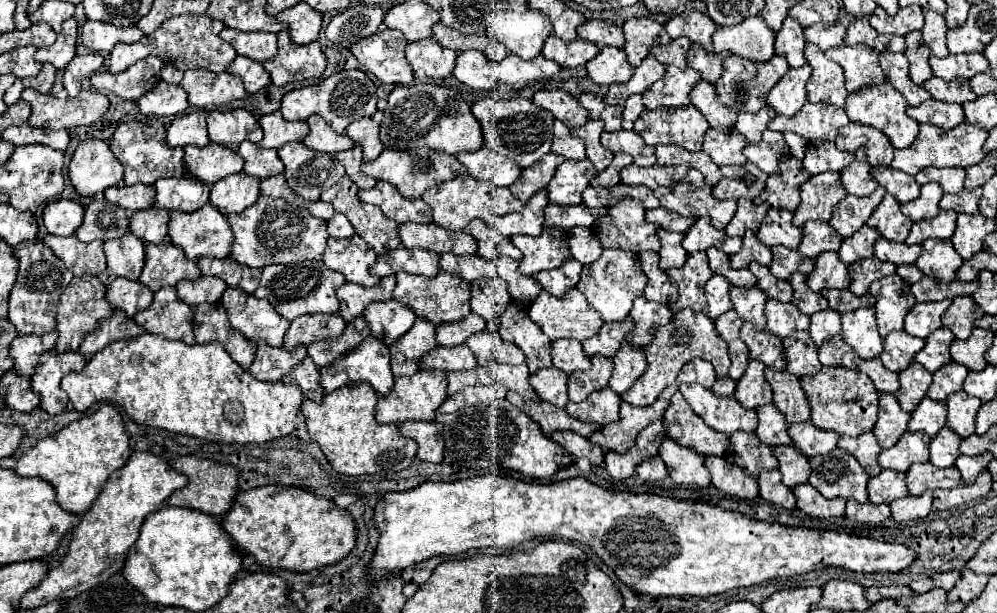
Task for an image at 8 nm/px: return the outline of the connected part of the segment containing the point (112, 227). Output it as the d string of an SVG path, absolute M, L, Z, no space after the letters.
M105 198L93 200L85 210L85 220L75 232L75 236L81 242L93 242L93 240L115 240L123 238L129 230L129 216L127 210L107 202Z

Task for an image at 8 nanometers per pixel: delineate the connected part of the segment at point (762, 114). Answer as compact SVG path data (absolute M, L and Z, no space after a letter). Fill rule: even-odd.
M763 106L757 114L747 114L747 112L741 112L739 118L737 118L737 124L735 128L739 130L739 134L745 136L745 140L749 144L757 144L761 142L761 134L763 130L767 128L769 120L773 120L777 114L771 106Z

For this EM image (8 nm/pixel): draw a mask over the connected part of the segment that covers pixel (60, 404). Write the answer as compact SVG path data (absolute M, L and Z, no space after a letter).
M47 352L41 354L37 370L31 378L33 392L39 394L39 408L49 416L57 416L67 410L69 398L61 390L61 380L69 372L81 372L85 366L85 358L77 354L57 354Z

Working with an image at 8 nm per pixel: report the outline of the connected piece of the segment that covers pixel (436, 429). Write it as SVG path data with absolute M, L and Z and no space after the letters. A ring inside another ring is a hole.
M403 422L399 426L401 434L417 442L417 458L423 462L441 462L443 460L443 438L441 424L437 422Z

